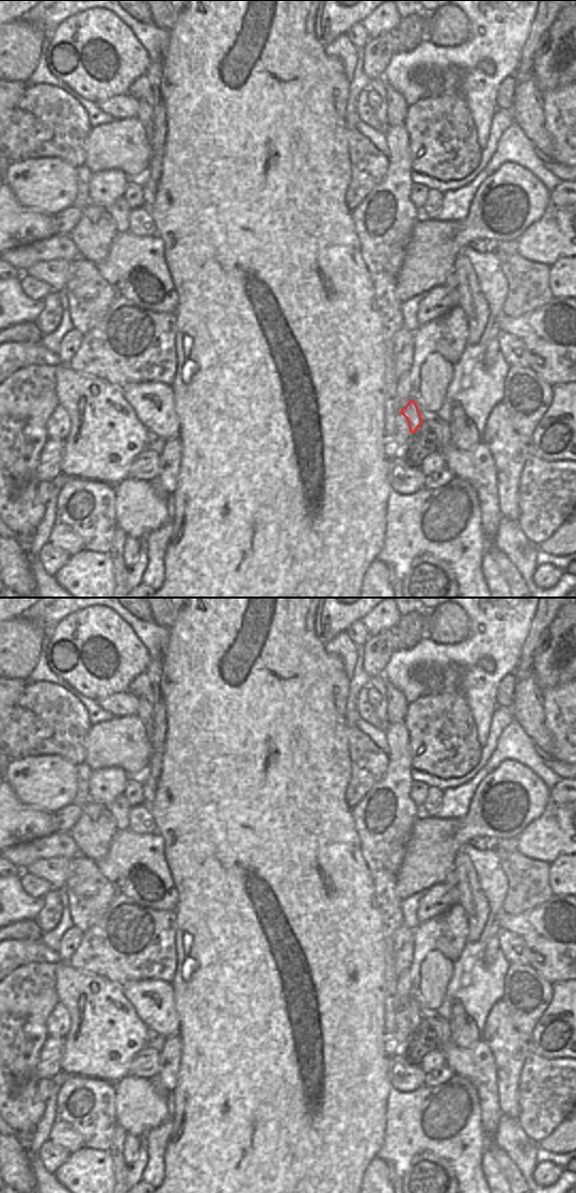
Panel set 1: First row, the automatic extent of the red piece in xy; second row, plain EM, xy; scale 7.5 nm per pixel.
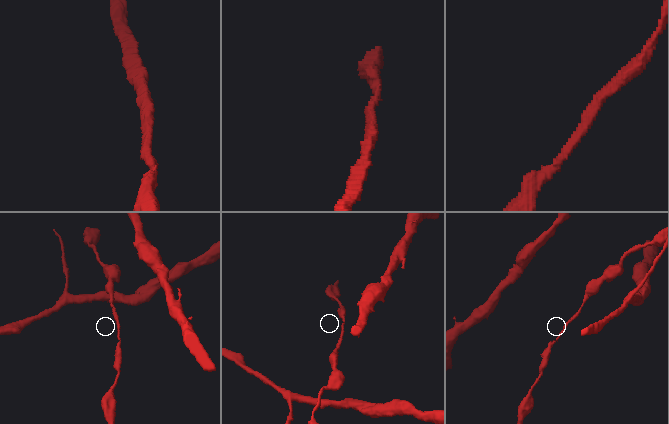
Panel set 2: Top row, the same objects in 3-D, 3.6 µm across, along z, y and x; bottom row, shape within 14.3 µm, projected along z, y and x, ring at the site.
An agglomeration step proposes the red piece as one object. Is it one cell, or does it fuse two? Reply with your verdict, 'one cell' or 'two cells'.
one cell

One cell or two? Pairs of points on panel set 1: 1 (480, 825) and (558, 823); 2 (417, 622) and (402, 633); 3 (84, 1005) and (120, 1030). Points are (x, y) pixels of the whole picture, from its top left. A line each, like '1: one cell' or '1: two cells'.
1: two cells
2: one cell
3: one cell

